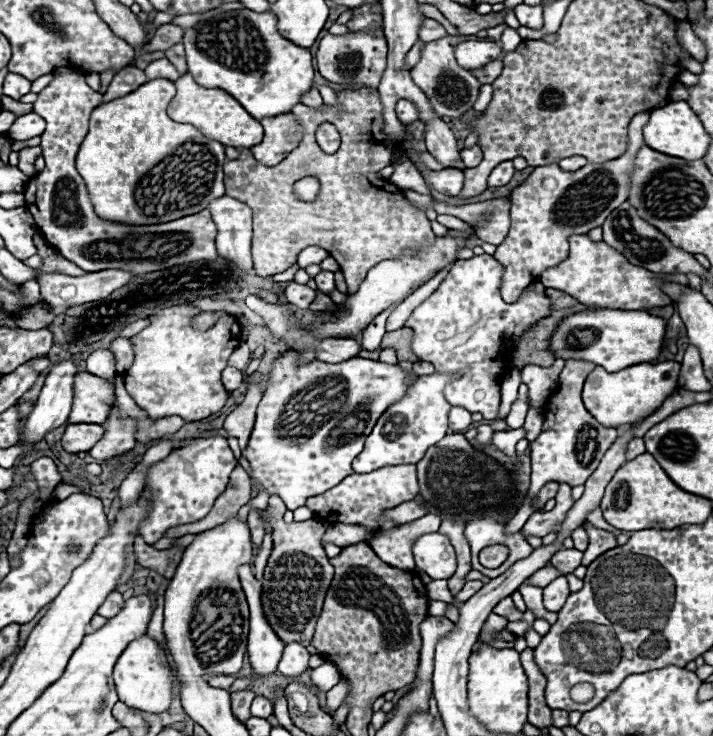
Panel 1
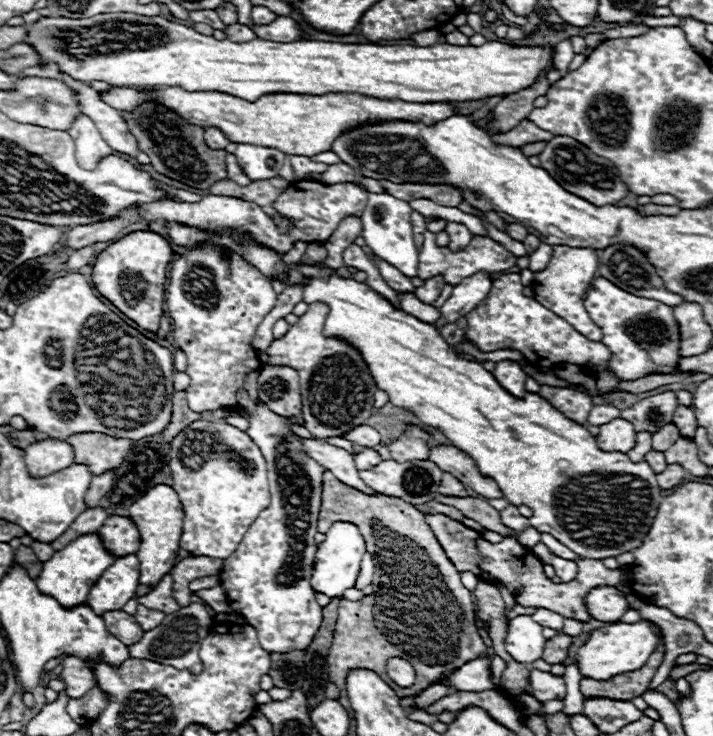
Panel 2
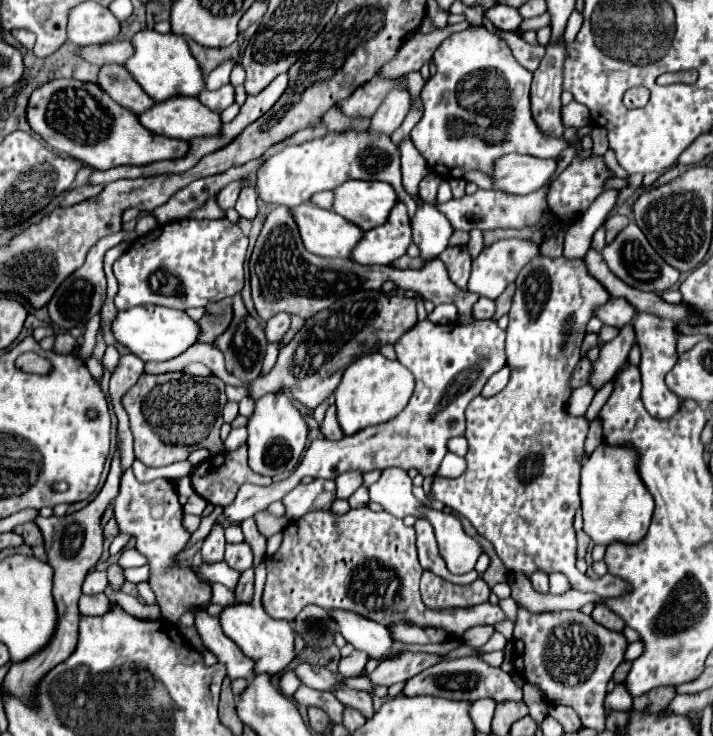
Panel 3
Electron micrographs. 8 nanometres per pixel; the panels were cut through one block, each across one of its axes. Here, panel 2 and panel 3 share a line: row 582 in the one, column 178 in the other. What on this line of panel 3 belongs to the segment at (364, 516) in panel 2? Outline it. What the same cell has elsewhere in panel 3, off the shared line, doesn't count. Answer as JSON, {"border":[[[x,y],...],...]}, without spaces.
{"border":[[[142,374],[140,380],[122,396],[122,406],[130,416],[136,458],[144,466],[160,468],[186,460],[196,448],[208,448],[210,454],[224,452],[220,440],[224,404],[226,392],[222,380],[218,388],[214,382],[190,374]]]}

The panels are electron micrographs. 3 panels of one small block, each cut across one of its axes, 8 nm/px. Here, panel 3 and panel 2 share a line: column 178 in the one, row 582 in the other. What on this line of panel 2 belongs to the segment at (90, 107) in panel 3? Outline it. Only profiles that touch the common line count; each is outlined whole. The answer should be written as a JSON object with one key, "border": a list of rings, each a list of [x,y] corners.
{"border":[[[162,484],[150,488],[142,498],[138,498],[138,502],[134,502],[134,506],[130,508],[130,518],[140,532],[140,548],[136,552],[140,567],[140,582],[135,596],[138,598],[147,594],[152,586],[156,586],[162,580],[162,576],[166,576],[178,562],[178,542],[182,536],[184,508],[174,488]]]}

